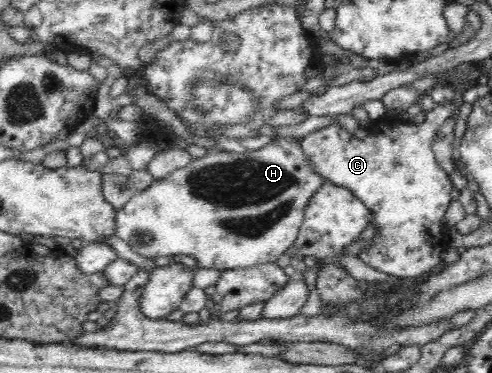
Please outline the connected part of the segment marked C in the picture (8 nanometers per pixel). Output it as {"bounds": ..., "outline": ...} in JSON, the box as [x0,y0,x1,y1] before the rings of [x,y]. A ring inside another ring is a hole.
{"bounds":[300,101,456,278],"outline":[[[455,101],[450,104],[436,104],[432,110],[426,112],[424,122],[421,122],[420,124],[405,122],[399,119],[396,119],[395,121],[387,121],[384,119],[378,124],[373,124],[368,129],[368,135],[361,140],[356,138],[355,135],[348,133],[337,123],[313,131],[302,138],[300,147],[303,149],[304,155],[311,161],[313,170],[319,174],[319,176],[325,178],[327,182],[348,188],[355,195],[355,198],[361,200],[361,202],[363,202],[363,204],[365,204],[365,206],[372,212],[372,222],[377,226],[377,233],[370,239],[371,245],[369,246],[369,249],[359,252],[358,255],[365,264],[368,264],[381,272],[385,272],[385,274],[396,276],[397,278],[415,278],[425,274],[425,272],[431,271],[431,268],[435,268],[437,264],[441,264],[441,254],[443,254],[445,249],[451,245],[449,244],[449,238],[452,237],[452,232],[447,228],[445,222],[443,222],[443,218],[445,218],[445,212],[447,212],[447,208],[449,208],[449,204],[451,204],[451,196],[449,194],[451,192],[452,183],[451,179],[449,179],[449,174],[441,169],[437,162],[435,153],[432,149],[432,142],[435,132],[439,130],[439,127],[449,118],[449,115],[456,108]]]}

